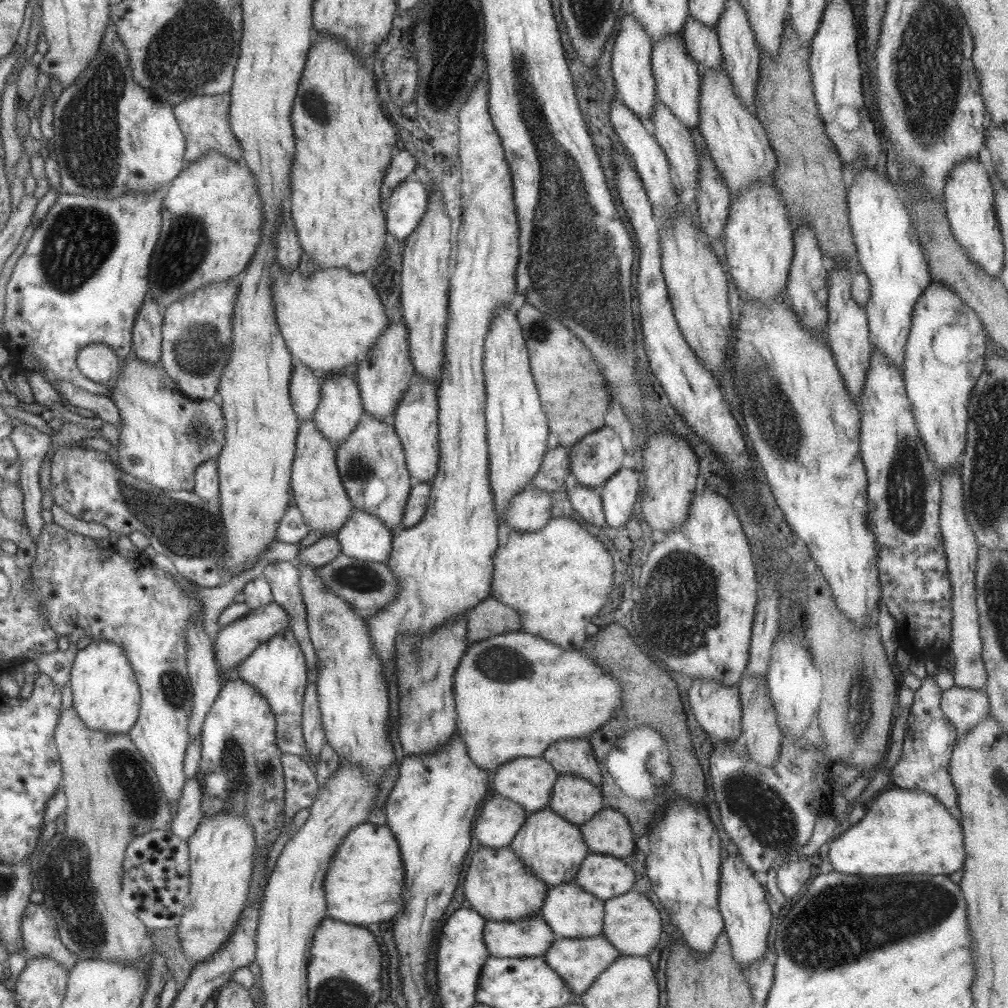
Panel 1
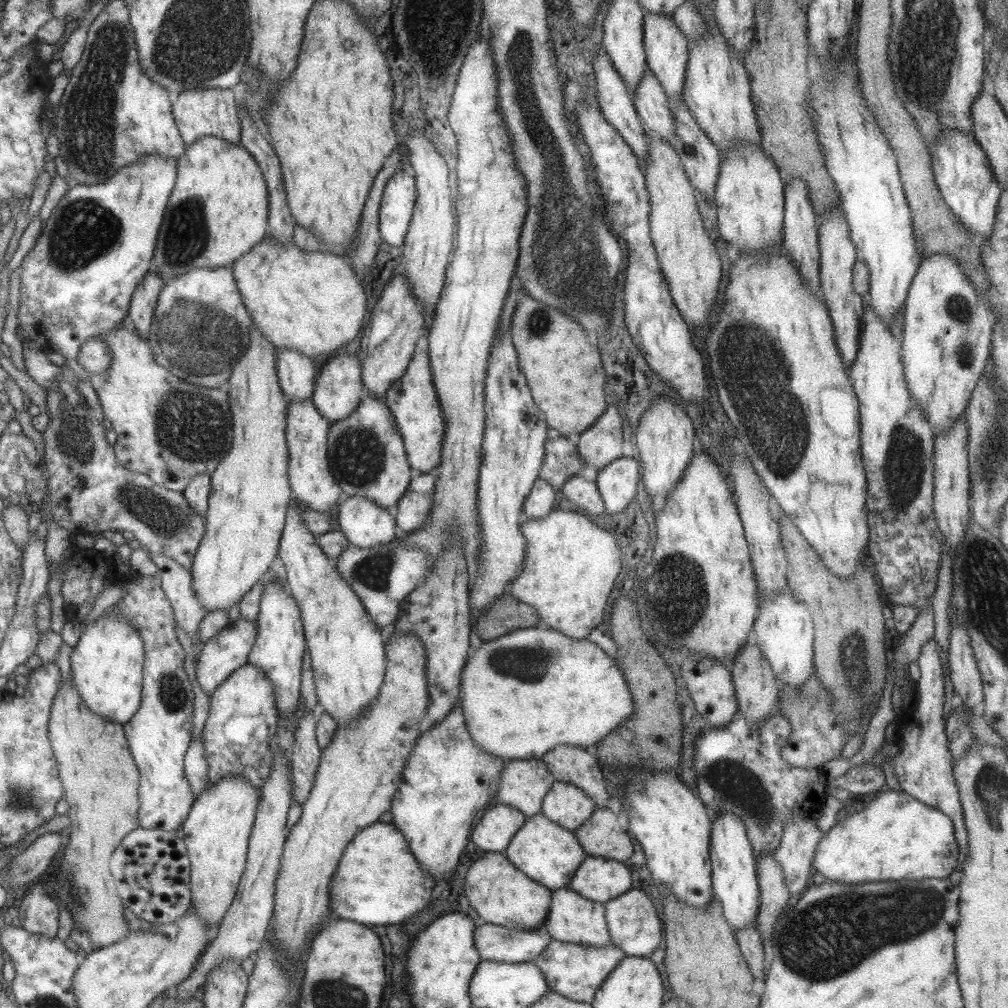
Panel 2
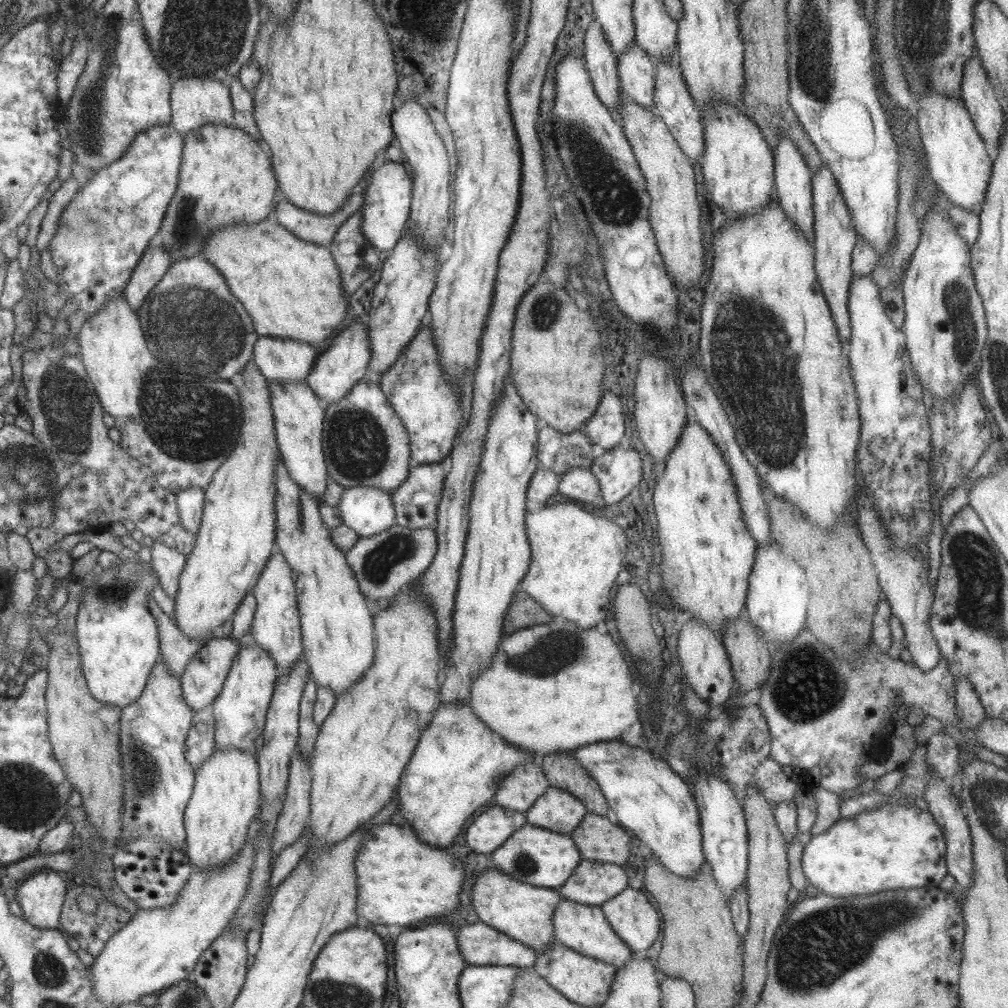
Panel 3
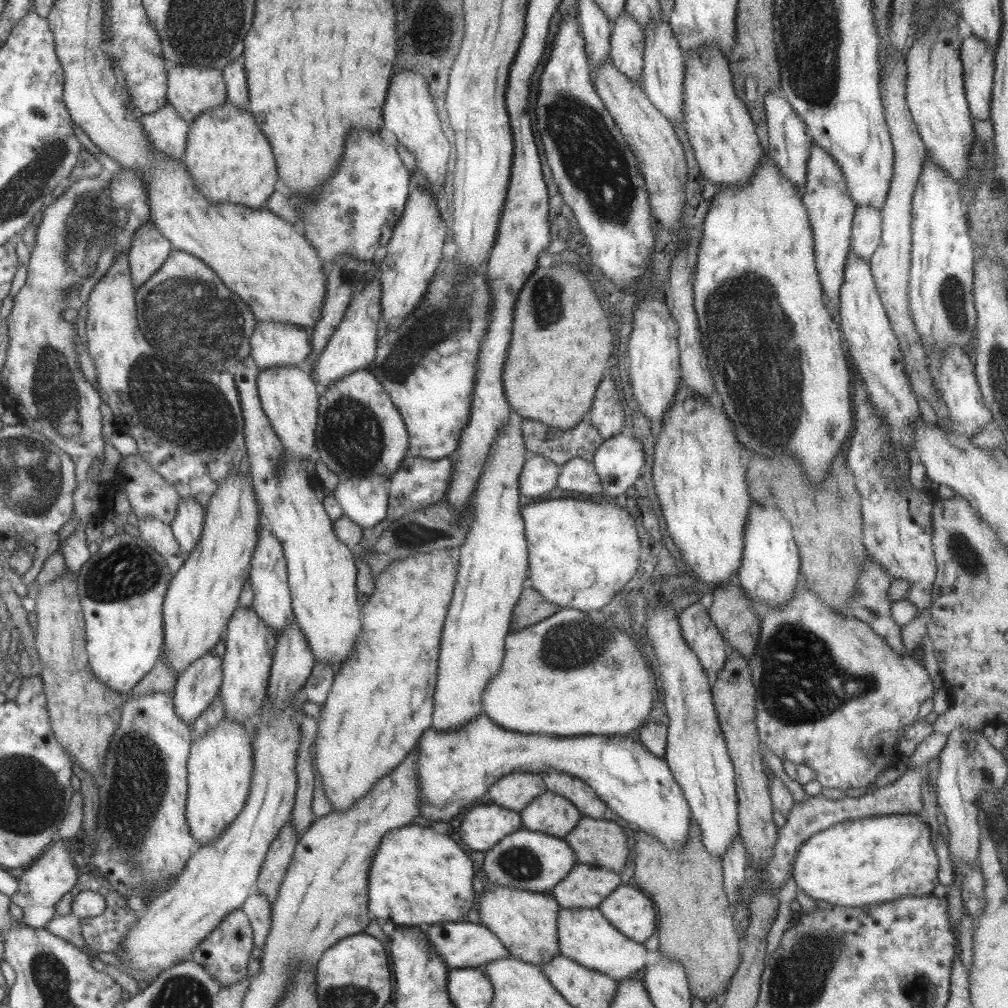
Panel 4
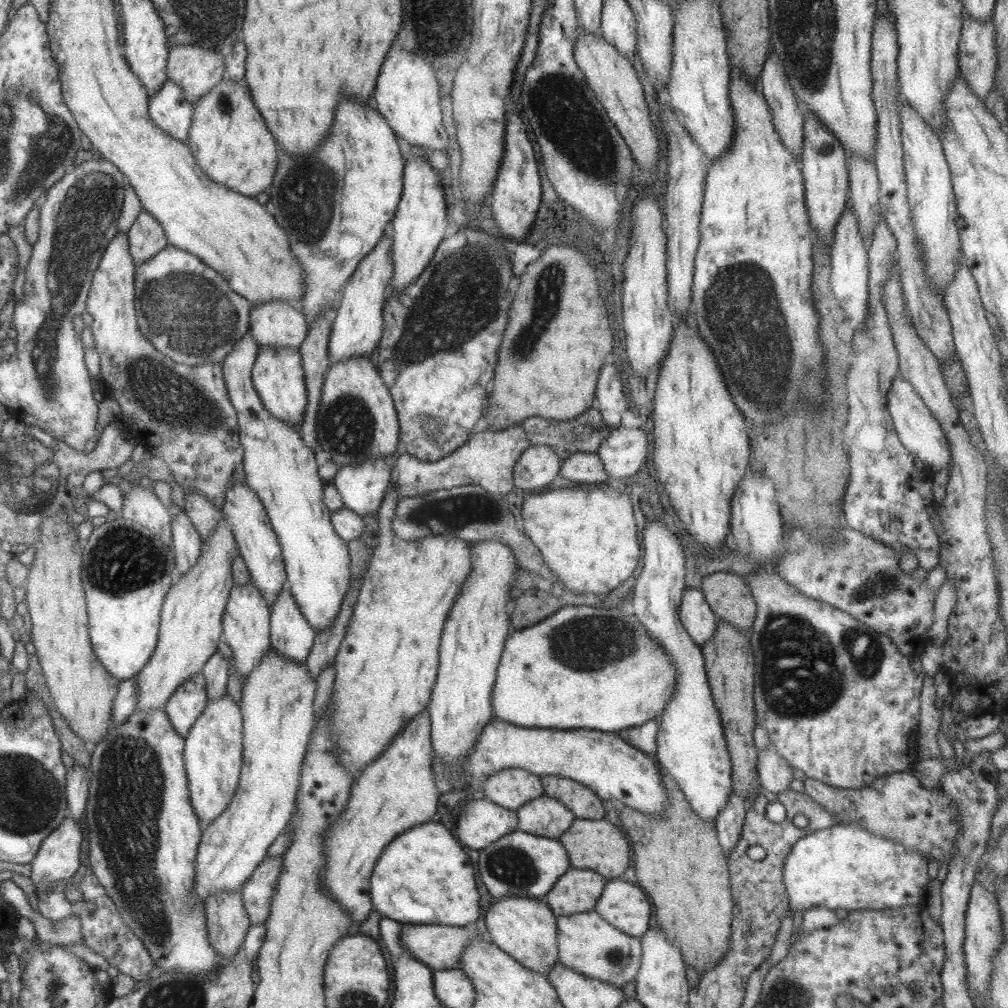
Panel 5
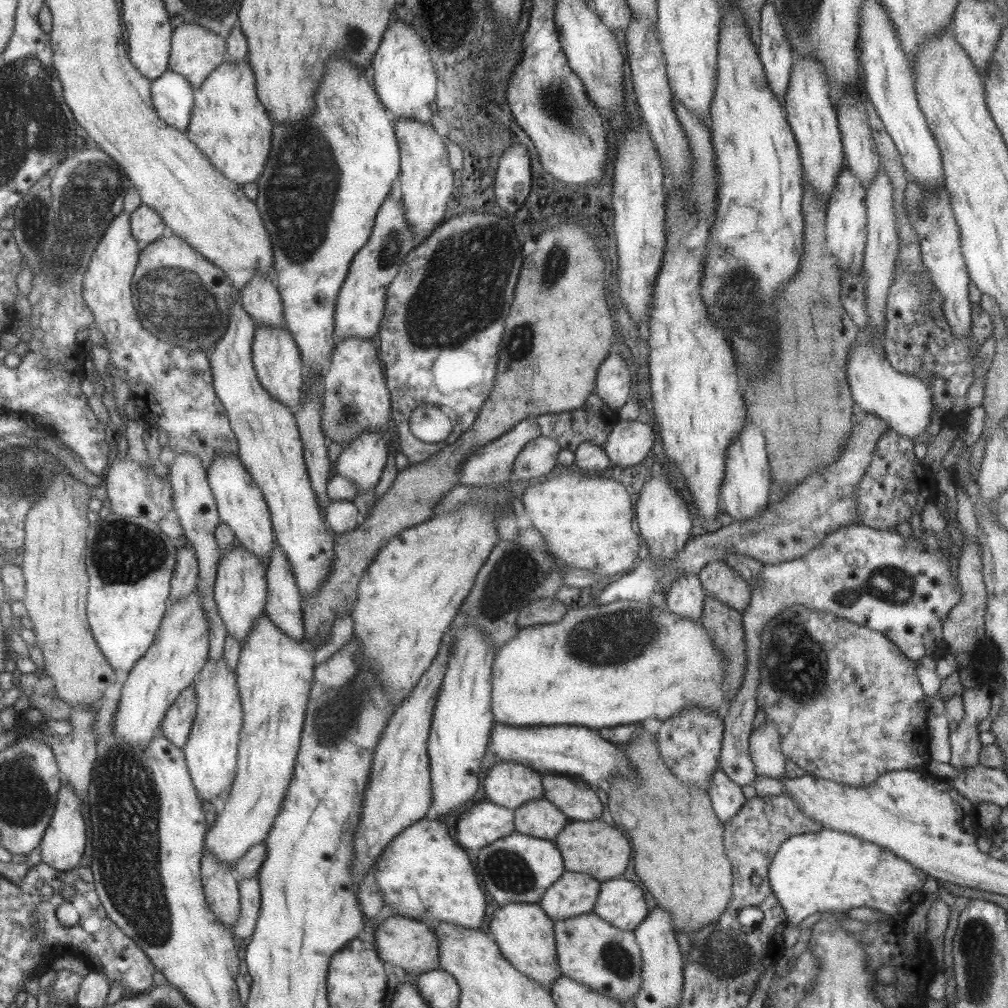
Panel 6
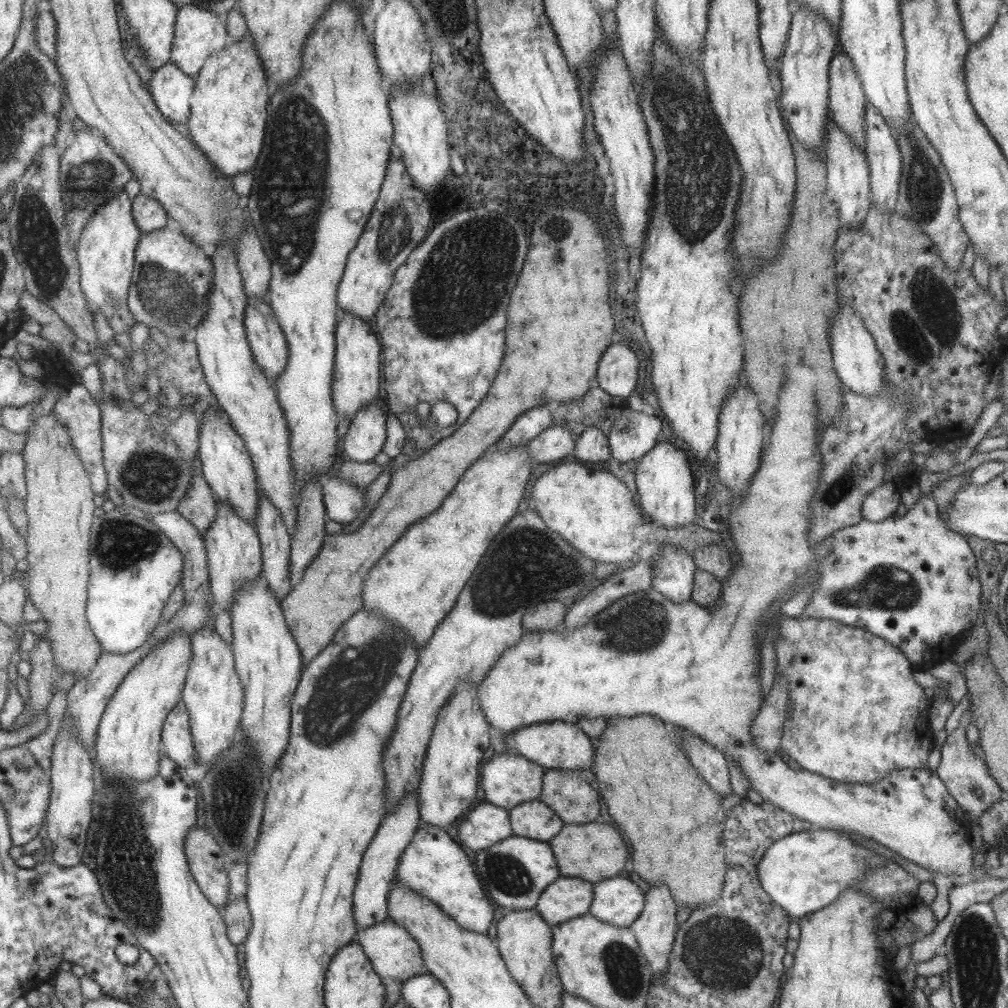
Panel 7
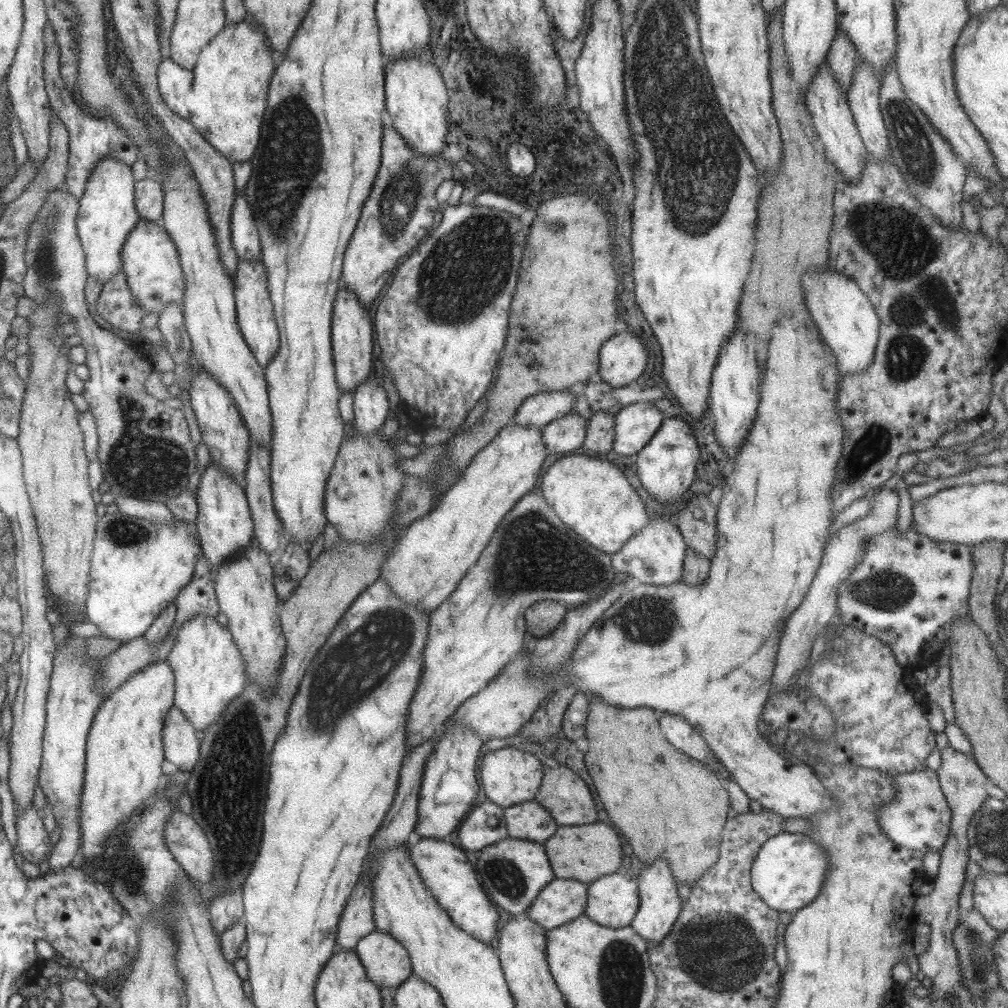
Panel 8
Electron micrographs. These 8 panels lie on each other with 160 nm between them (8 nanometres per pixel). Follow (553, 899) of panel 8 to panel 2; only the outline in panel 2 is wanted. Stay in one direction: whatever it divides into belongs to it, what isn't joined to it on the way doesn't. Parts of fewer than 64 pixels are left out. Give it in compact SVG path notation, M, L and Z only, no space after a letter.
M586 855L567 887L603 905L631 888L631 875L623 862Z

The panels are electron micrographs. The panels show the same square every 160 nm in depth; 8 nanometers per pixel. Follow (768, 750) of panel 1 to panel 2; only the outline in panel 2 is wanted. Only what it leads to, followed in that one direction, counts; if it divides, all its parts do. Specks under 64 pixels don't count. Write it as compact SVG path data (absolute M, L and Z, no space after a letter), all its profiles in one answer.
M752 640L740 646L739 652L733 657L729 671L734 684L738 711L752 727L757 728L763 721L766 721L767 715L777 712L779 702L777 694L782 686L777 682L761 649Z

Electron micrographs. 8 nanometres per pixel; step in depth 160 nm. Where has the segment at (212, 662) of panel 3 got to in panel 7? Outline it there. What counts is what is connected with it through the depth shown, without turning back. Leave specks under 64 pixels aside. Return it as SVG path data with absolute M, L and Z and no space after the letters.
M179 701L169 712L162 724L161 743L165 756L181 768L200 768L193 750L193 737L189 730L189 715L183 701Z

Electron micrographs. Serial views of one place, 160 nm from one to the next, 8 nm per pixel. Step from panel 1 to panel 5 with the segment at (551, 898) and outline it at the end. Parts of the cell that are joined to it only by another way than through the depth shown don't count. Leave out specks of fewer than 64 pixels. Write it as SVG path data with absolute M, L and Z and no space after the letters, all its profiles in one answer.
M594 910L556 917L558 963L575 973L622 989L635 979L641 962L640 939L617 930Z

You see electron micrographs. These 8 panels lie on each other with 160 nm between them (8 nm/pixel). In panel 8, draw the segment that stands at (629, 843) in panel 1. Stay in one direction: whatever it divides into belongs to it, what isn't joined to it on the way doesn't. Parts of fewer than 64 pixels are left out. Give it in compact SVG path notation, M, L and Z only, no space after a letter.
M599 822L585 824L585 826L559 826L543 846L555 878L573 878L587 885L603 874L615 872L623 856L621 840L615 834L615 830Z

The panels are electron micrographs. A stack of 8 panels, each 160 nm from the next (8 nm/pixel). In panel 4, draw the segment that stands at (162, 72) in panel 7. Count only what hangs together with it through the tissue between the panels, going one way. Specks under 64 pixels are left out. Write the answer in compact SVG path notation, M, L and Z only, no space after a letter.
M168 102L153 112L141 114L138 120L141 122L143 134L148 135L157 152L181 163L190 122L179 118L176 110Z

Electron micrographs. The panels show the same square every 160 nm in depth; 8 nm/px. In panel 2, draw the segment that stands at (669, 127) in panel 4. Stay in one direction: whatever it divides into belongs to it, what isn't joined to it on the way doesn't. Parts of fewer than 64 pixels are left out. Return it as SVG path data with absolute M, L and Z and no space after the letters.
M649 135L644 137L647 152L641 169L650 204L650 237L672 301L693 336L694 328L706 323L709 310L717 300L715 296L721 282L721 262L711 238L707 236L708 224L699 217L693 197L694 188L675 149L663 139Z

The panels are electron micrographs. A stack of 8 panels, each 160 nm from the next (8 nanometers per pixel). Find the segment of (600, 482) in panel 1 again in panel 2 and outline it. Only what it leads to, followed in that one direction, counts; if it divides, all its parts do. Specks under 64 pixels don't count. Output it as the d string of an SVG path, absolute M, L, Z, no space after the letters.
M607 406L605 412L587 430L576 444L584 466L593 467L595 472L621 456L621 418L615 406Z

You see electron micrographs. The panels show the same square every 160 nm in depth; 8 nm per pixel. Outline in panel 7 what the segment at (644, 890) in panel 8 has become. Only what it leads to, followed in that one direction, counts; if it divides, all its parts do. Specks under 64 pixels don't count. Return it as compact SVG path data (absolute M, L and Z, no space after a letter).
M650 886L644 894L644 907L638 917L628 926L635 935L643 958L647 960L647 966L651 969L652 978L657 978L665 972L667 960L671 954L674 934L678 924L676 923L676 902L669 894L669 890L663 890L663 886Z

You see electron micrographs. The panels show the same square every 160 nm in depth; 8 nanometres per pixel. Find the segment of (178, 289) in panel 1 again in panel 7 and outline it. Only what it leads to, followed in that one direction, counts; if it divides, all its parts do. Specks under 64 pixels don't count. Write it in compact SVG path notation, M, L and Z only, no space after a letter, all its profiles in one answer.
M247 34L207 56L193 78L194 87L188 98L188 134L213 166L229 178L251 170L263 146L269 88L253 45Z

